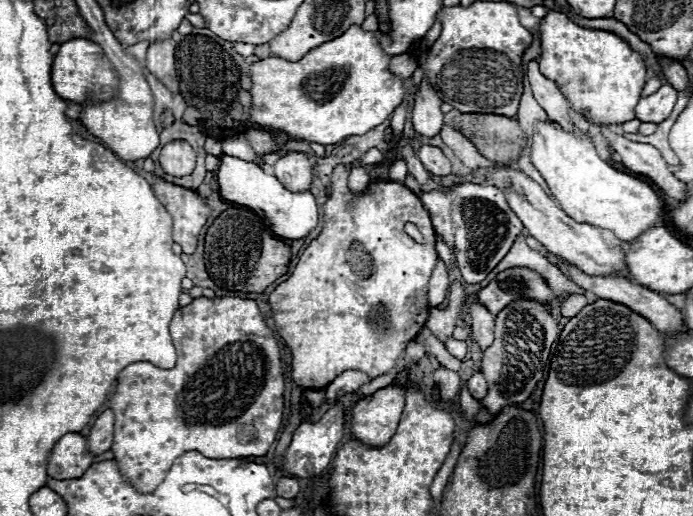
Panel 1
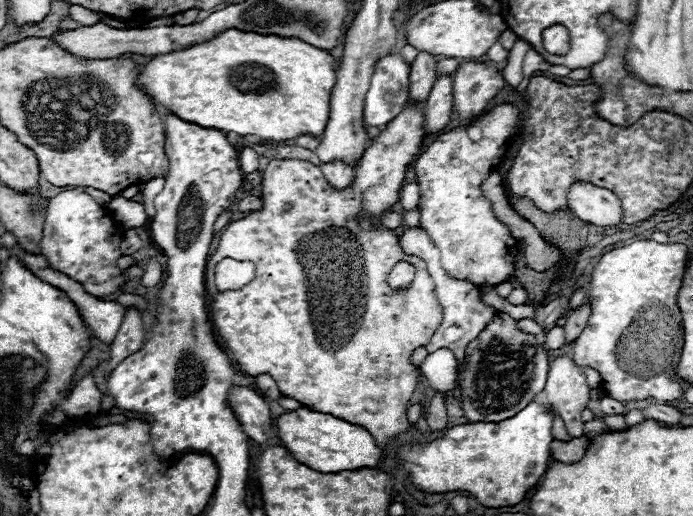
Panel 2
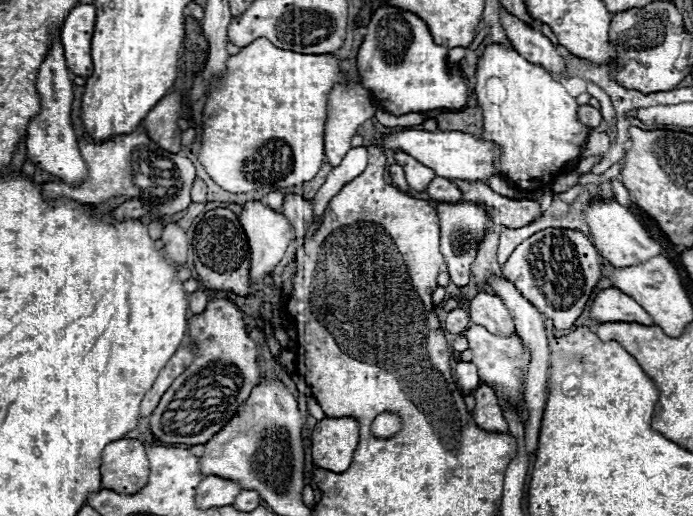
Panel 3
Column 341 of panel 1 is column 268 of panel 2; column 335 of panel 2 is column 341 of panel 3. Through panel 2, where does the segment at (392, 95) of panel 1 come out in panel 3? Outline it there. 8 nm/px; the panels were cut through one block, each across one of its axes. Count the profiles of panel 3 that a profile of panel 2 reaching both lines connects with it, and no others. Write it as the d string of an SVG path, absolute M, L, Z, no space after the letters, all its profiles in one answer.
M258 38L230 56L224 80L212 86L204 108L204 136L200 162L208 176L226 192L244 194L260 188L286 188L312 180L324 162L324 126L328 118L328 96L336 84L348 78L334 54L298 54L276 48L270 40Z

